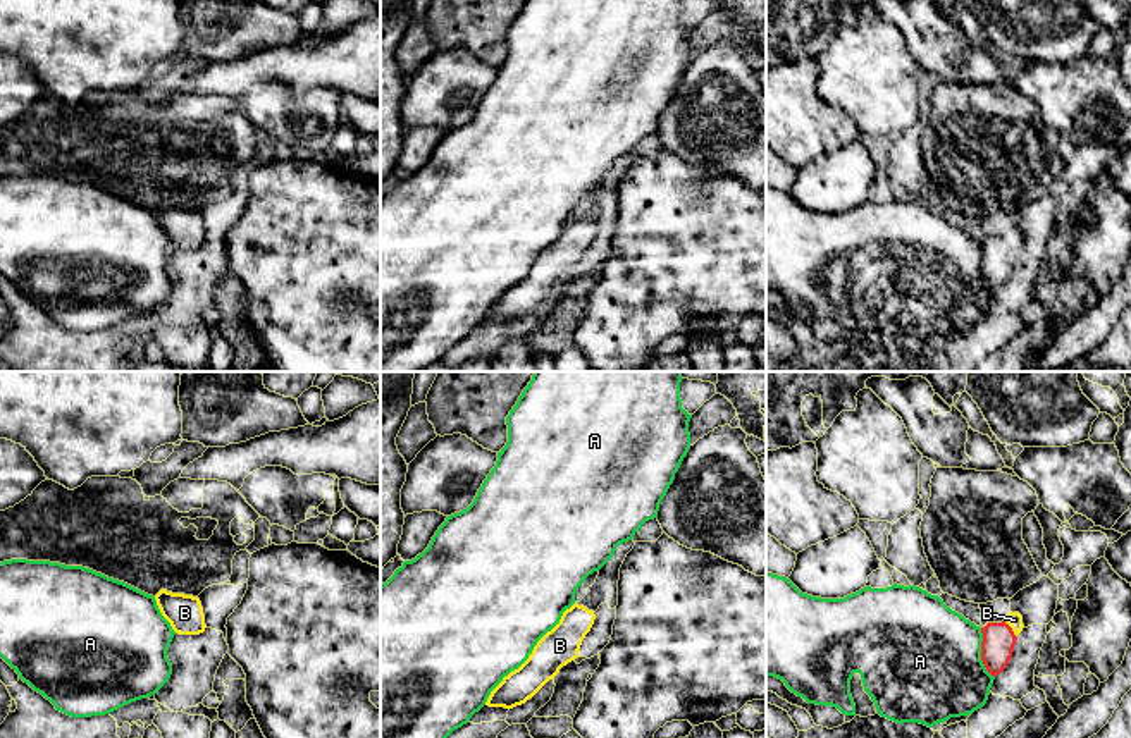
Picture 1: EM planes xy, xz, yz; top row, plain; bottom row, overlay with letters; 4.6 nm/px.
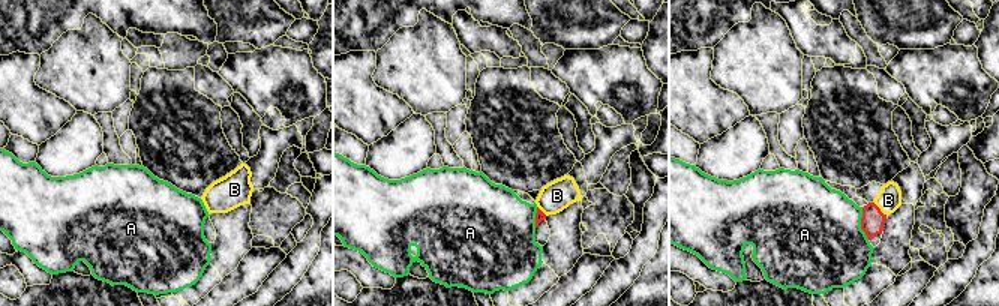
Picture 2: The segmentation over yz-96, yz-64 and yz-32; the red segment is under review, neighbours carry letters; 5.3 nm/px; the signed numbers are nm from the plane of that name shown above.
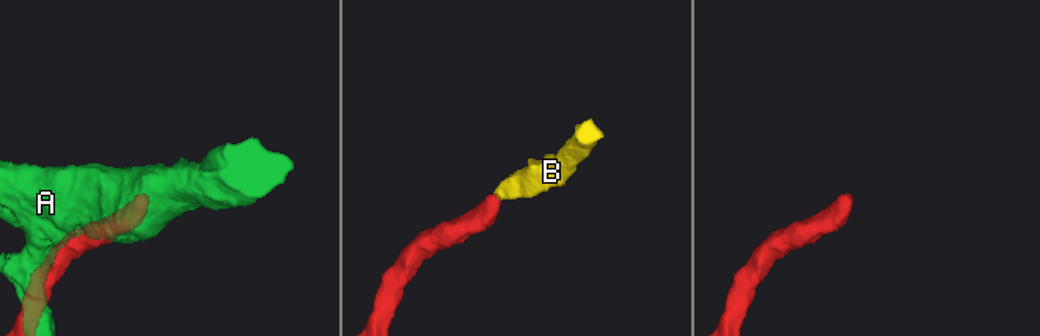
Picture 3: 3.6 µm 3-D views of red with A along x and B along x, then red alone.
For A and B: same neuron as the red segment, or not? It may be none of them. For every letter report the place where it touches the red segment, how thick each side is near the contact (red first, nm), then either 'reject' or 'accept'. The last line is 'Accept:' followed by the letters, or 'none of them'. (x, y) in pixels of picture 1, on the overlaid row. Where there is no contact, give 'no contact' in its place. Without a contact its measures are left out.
A: meets red in yz at (982, 652); 150 nm thick on the red side, 500 nm on the other; reject
B: meets red in yz at (1011, 630); 150 nm thick on the red side, 80 nm on the other; accept
Accept: B

